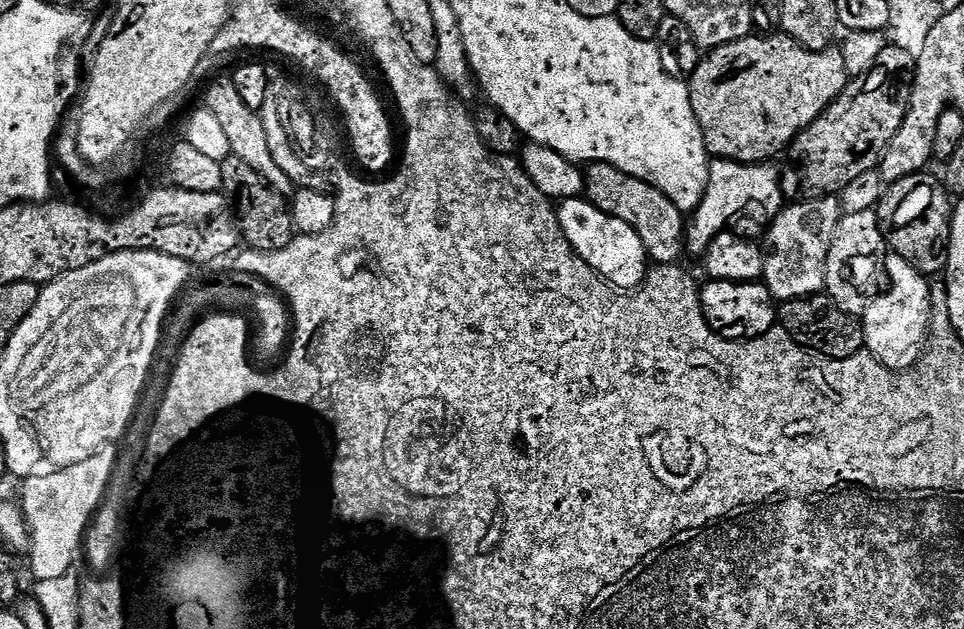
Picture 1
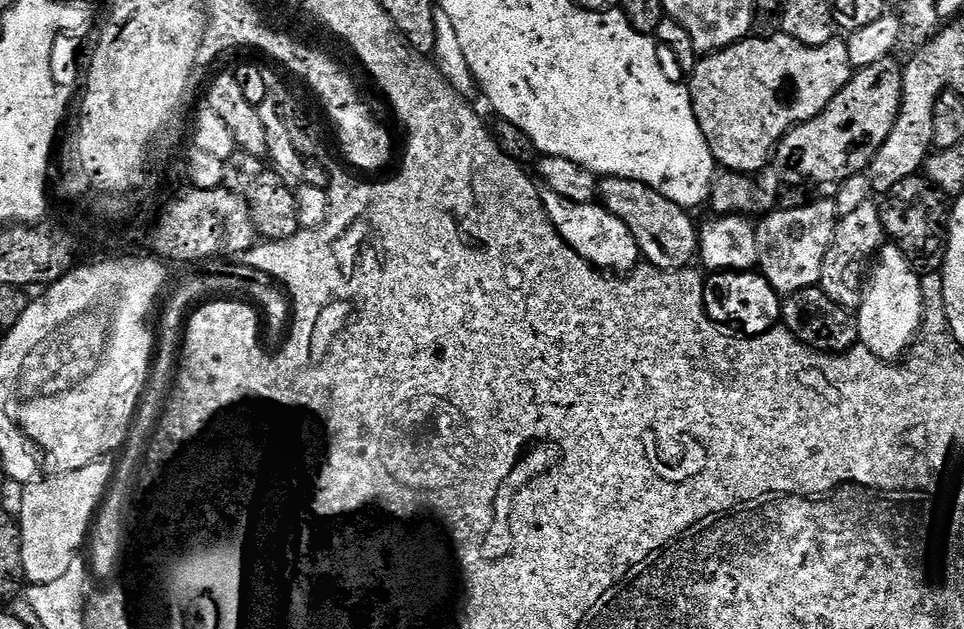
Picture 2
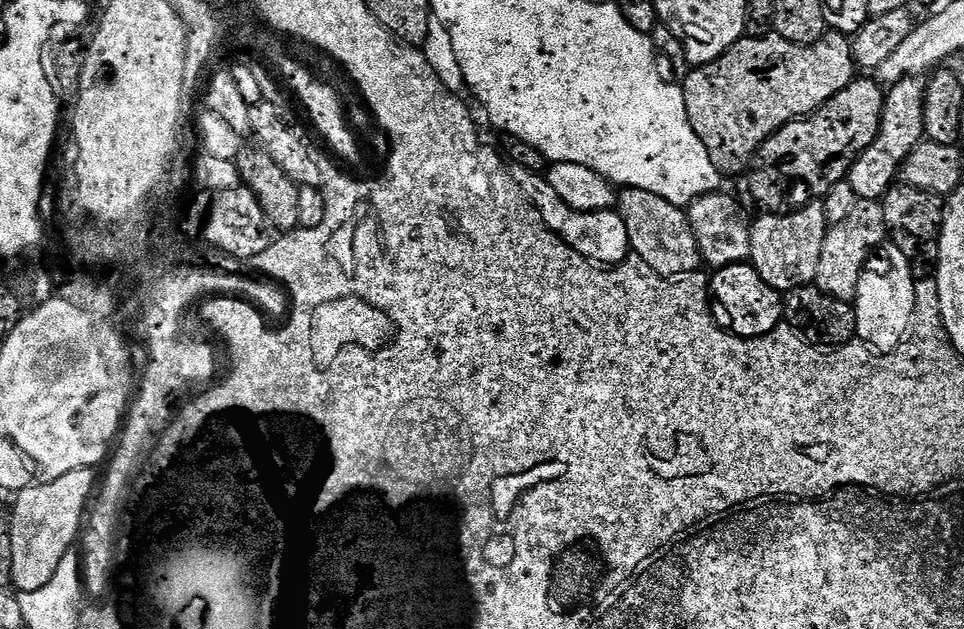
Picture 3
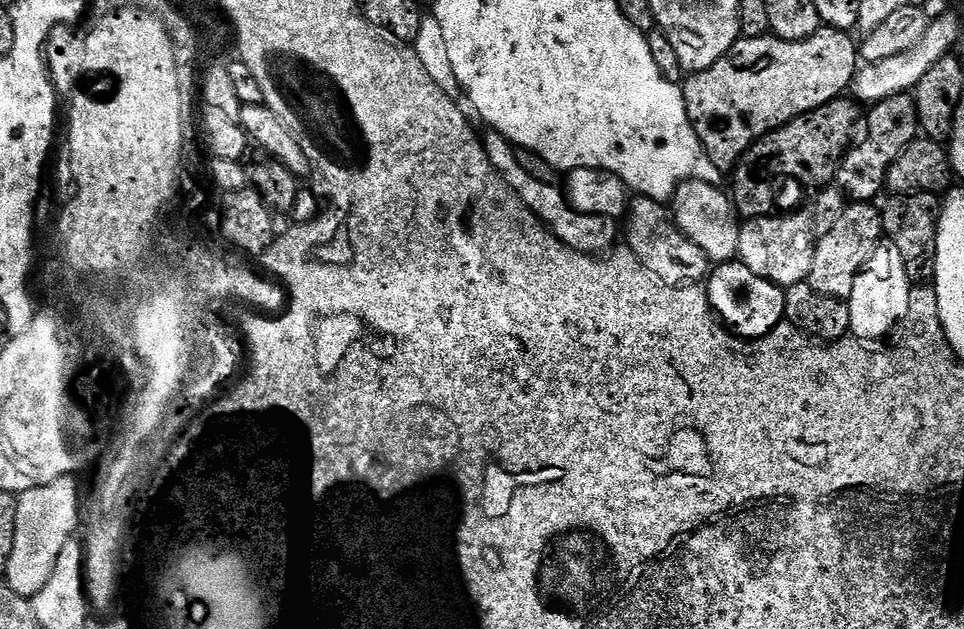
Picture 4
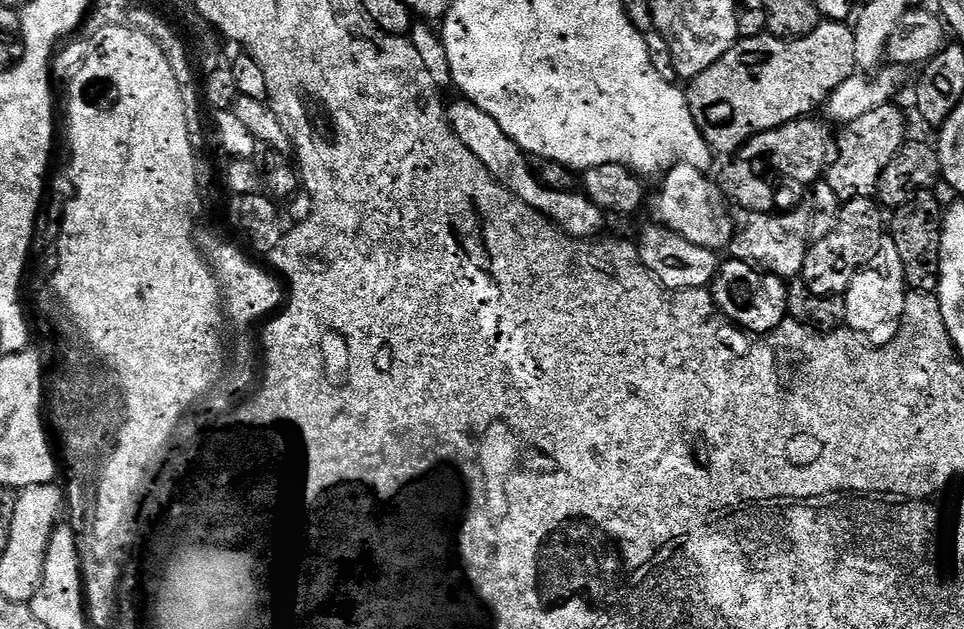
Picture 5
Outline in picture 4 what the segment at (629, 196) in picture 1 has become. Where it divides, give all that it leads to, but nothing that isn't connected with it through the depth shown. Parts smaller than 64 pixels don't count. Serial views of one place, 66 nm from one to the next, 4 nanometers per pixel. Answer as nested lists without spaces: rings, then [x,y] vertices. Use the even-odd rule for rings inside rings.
[[[637,195],[628,205],[626,221],[628,220],[628,240],[626,247],[631,250],[664,284],[695,284],[703,281],[710,272],[710,261],[686,234],[680,232],[680,227],[676,224],[675,219],[670,215],[663,203],[659,200],[651,200],[648,196]]]

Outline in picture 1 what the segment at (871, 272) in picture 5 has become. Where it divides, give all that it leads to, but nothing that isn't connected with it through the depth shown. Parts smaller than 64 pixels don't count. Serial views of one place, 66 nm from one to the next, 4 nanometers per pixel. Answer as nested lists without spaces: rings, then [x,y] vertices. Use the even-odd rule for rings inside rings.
[[[895,254],[887,257],[886,276],[887,272],[888,289],[864,309],[864,347],[886,367],[903,370],[920,359],[922,345],[930,332],[930,284],[925,273]]]

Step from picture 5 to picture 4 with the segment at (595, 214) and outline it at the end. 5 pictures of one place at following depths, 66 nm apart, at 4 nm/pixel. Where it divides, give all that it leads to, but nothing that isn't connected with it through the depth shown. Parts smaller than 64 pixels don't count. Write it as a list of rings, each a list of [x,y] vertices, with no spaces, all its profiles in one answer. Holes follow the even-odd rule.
[[[489,131],[487,135],[483,137],[484,149],[488,152],[490,162],[496,167],[496,172],[513,188],[518,194],[518,198],[522,198],[522,202],[527,208],[548,225],[563,244],[579,252],[604,254],[617,243],[617,241],[615,242],[617,221],[608,220],[605,216],[577,212],[569,204],[567,195],[561,189],[559,192],[559,187],[556,184],[543,184],[538,178],[526,174],[526,170],[522,170],[522,166],[518,166],[516,148],[505,136],[499,136],[494,131]]]

